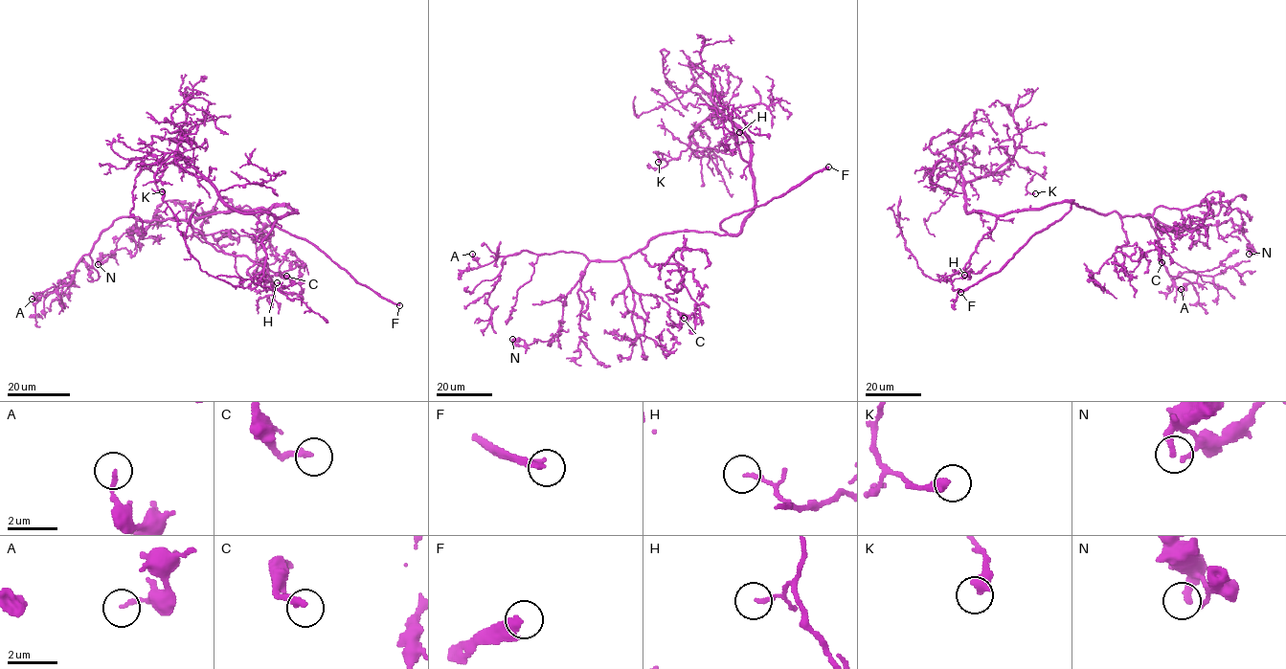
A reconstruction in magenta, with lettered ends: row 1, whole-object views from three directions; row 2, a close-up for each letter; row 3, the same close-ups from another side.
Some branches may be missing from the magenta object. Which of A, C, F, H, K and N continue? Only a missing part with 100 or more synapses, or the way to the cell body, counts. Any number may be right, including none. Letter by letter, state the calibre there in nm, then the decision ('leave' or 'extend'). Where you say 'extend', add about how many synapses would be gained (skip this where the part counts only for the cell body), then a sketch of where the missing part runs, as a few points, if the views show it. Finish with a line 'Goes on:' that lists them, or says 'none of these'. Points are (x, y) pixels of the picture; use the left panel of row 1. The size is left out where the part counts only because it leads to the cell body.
A: 160 nm thick; leave
C: 260 nm thick; leave
F: 300 nm thick; extend
H: 150 nm thick; leave
K: 440 nm thick; leave
N: 280 nm thick; leave
Goes on: F

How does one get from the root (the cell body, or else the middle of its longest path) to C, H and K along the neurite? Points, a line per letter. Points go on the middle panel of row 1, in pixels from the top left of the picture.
C: (728, 234), (674, 231), (654, 235), (640, 251), (650, 266), (678, 267), (700, 316), (680, 313), (684, 318)
H: (728, 234), (740, 231), (755, 203), (754, 174), (735, 144), (733, 108), (745, 126), (739, 132)
K: (728, 234), (755, 203), (742, 131), (710, 114), (688, 148), (667, 164), (658, 152), (658, 162)

